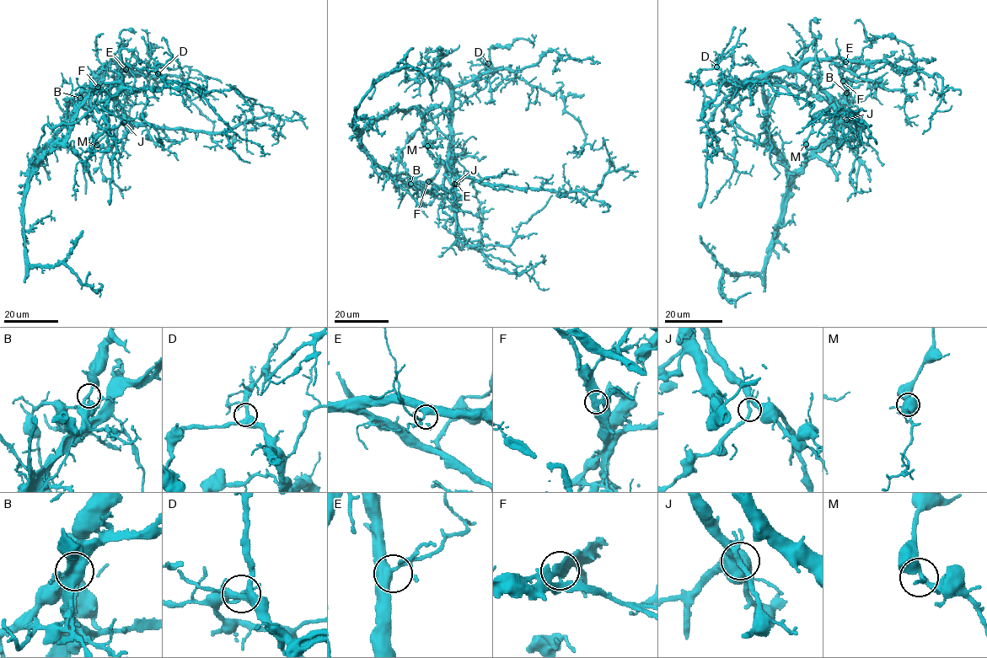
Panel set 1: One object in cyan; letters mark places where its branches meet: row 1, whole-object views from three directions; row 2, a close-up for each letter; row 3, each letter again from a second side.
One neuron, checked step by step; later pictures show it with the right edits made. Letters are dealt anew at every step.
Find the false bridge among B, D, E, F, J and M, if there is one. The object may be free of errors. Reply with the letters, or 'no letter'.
B

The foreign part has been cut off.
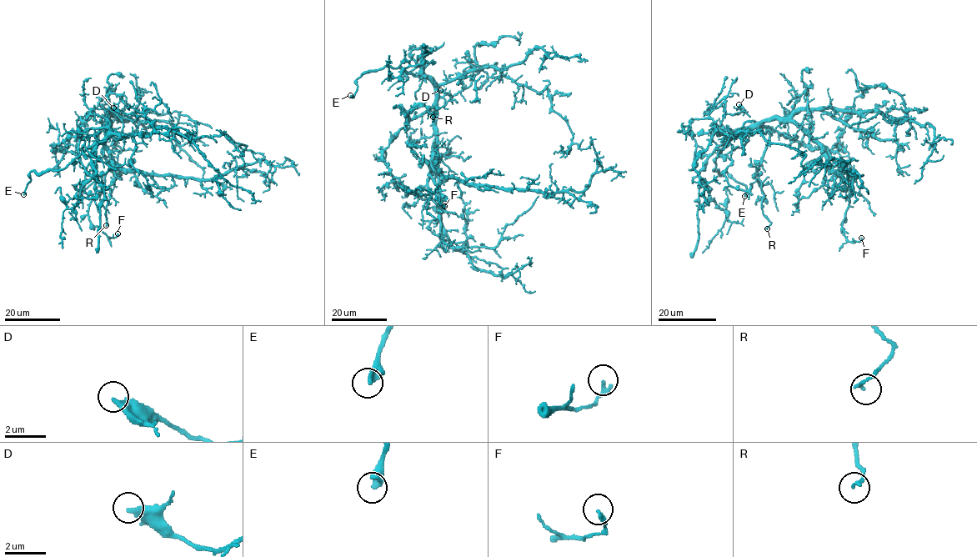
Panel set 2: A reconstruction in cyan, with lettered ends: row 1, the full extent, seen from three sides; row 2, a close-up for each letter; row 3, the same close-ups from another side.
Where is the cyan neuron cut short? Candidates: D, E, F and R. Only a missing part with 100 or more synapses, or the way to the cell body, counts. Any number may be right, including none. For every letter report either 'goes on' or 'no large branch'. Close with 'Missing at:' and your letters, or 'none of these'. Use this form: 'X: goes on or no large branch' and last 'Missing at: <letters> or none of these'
D: no large branch
E: goes on
F: no large branch
R: no large branch
Missing at: E

